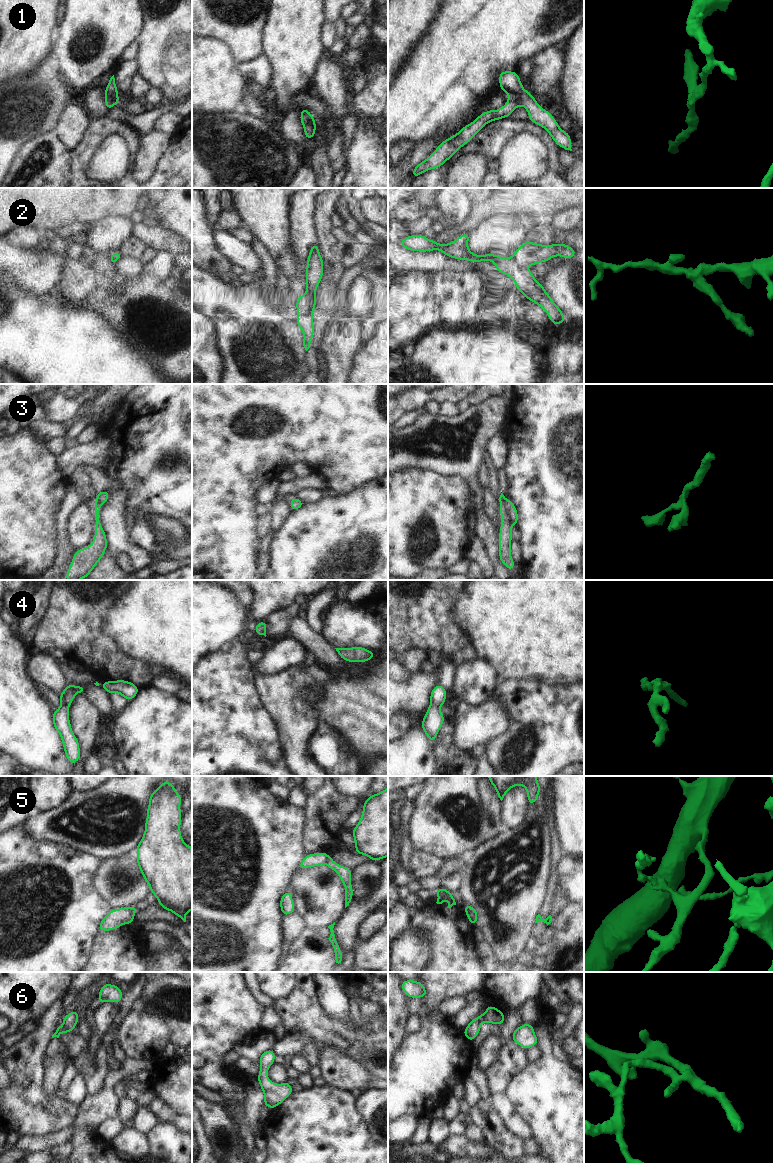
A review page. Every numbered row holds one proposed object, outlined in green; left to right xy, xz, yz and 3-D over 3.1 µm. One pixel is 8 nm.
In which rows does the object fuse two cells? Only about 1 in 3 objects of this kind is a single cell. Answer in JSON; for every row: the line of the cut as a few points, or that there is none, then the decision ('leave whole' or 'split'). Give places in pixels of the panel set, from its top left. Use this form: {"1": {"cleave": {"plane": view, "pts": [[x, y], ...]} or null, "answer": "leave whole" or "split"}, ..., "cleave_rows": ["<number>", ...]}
{"1": {"cleave": {"plane": "xy", "pts": [[105, 94], [119, 102]]}, "answer": "split"}, "2": {"cleave": {"plane": "xz", "pts": [[306, 292], [313, 309]]}, "answer": "split"}, "3": {"cleave": {"plane": "yz", "pts": [[501, 505], [506, 510], [512, 523]]}, "answer": "split"}, "4": {"cleave": null, "answer": "leave whole"}, "5": {"cleave": {"plane": "yz", "pts": [[466, 911], [477, 918]]}, "answer": "split"}, "6": {"cleave": null, "answer": "leave whole"}, "cleave_rows": ["1", "2", "3", "5"]}

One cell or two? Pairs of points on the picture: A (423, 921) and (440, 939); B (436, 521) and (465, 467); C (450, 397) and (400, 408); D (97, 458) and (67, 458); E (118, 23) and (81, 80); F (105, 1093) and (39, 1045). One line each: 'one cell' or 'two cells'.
A: one cell
B: two cells
C: one cell
D: one cell
E: one cell
F: two cells

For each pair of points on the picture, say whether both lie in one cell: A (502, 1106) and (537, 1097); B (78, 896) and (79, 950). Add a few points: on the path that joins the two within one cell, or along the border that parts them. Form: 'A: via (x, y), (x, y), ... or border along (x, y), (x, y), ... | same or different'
A: border along (505, 1093), (527, 1123) | different
B: via (78, 909), (78, 937) | same

